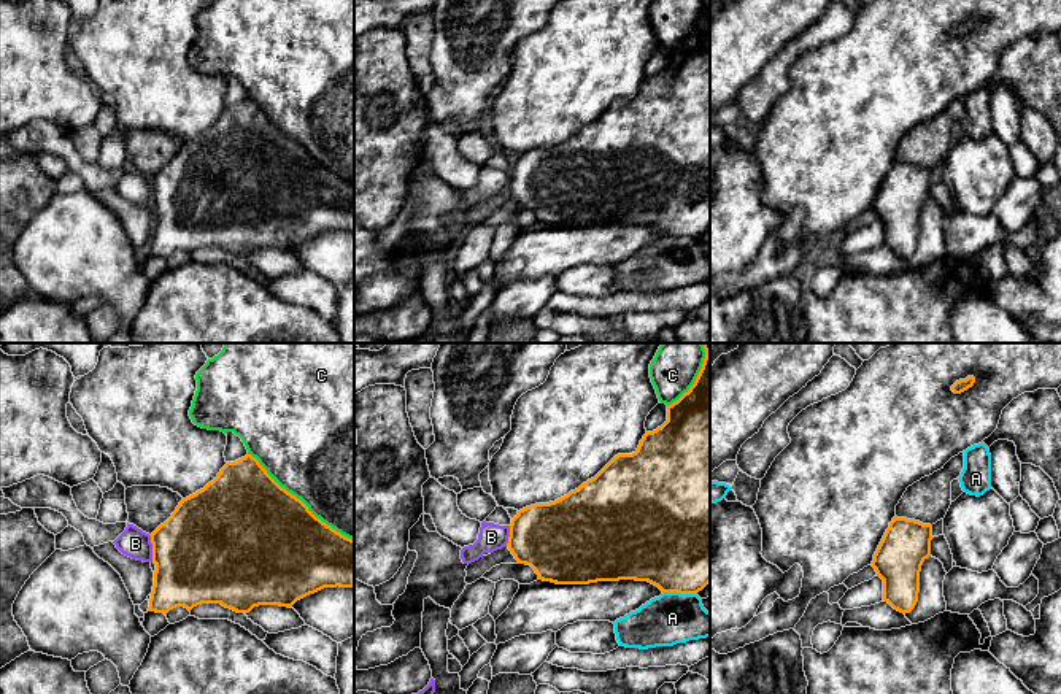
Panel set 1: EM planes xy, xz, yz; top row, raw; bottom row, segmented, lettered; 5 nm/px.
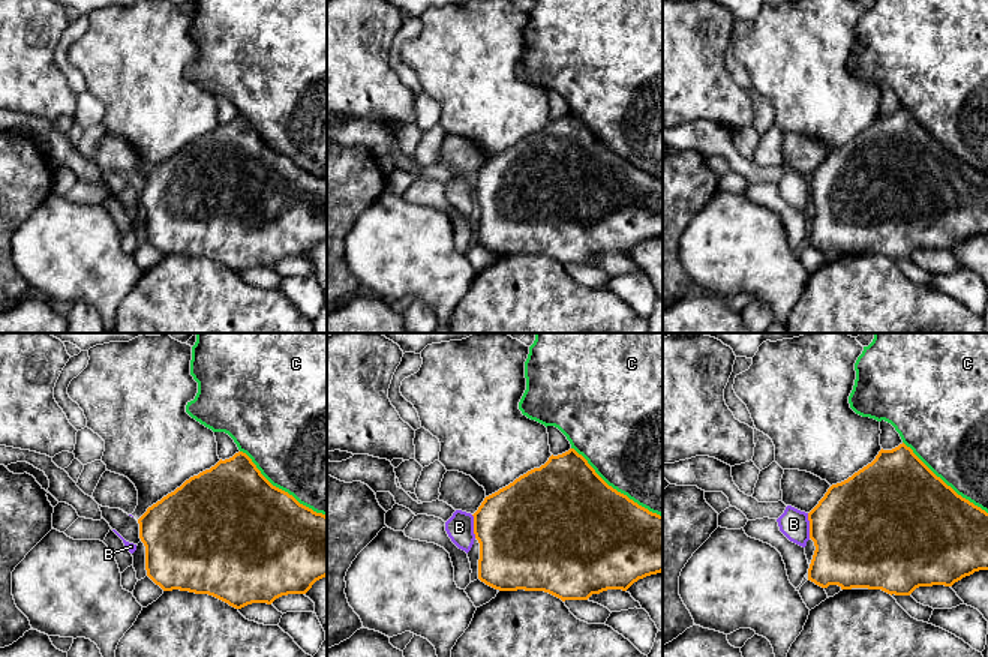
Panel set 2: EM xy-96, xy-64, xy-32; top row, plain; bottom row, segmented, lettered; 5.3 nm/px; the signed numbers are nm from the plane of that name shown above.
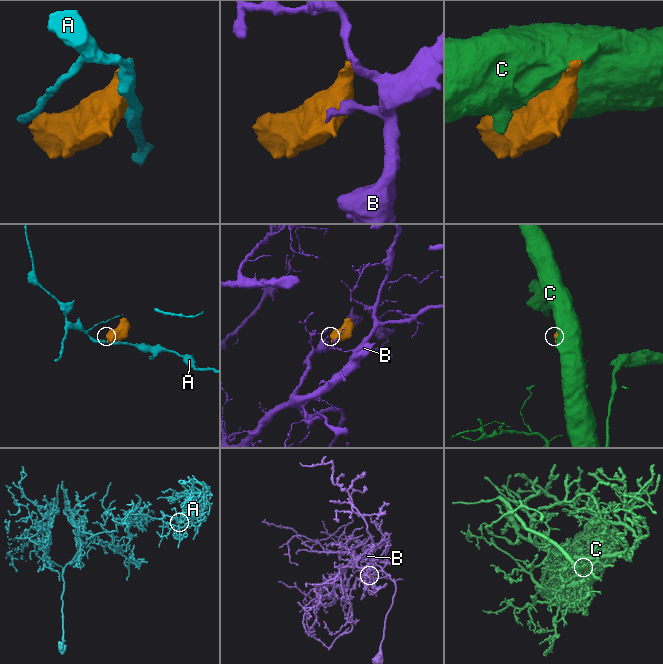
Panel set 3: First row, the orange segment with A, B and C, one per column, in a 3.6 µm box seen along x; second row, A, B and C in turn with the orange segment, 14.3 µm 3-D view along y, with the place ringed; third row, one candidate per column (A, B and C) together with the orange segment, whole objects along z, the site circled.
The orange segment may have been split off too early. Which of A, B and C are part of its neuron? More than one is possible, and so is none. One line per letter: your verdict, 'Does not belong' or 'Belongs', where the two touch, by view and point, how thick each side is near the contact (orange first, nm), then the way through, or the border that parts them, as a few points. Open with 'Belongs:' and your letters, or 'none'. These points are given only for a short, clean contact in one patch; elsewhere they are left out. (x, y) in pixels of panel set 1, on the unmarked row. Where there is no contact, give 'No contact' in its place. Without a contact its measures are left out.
Belongs: none
A: Does not belong. Touches orange at xz (680, 237). Thickness 500 nm (orange) against 260 nm
B: Does not belong. Touches orange at xy (153, 192). Thickness 500 nm (orange) against 150 nm. Boundary: xy (150, 180), (153, 205)
C: Does not belong. Touches orange at xy (300, 145). Thickness 500 nm (orange) against 500 nm

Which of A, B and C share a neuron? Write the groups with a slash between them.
A / B / C

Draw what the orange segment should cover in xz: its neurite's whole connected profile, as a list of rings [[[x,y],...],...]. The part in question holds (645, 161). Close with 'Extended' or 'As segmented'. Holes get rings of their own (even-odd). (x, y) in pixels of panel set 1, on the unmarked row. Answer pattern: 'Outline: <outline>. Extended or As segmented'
Outline: [[[705,0],[702,13],[689,35],[667,51],[667,65],[656,75],[646,76],[635,97],[615,100],[594,122],[554,146],[535,148],[519,154],[511,164],[507,191],[518,208],[530,210],[538,224],[556,229],[635,224],[648,226],[662,237],[697,238],[702,235],[710,227],[710,0]]]. As segmented

